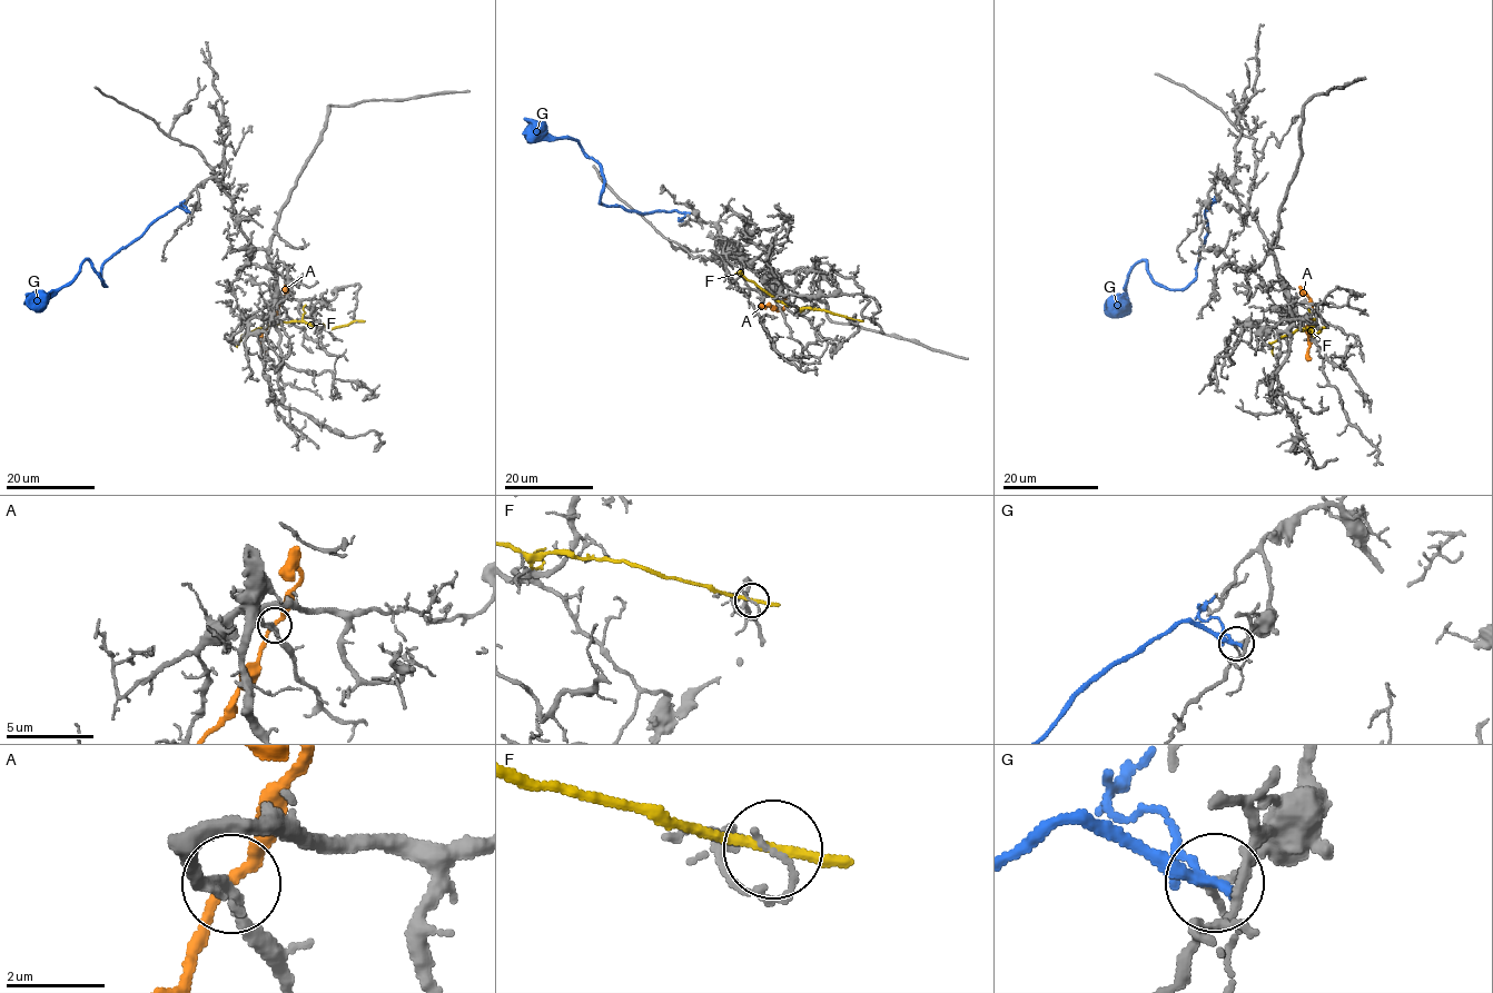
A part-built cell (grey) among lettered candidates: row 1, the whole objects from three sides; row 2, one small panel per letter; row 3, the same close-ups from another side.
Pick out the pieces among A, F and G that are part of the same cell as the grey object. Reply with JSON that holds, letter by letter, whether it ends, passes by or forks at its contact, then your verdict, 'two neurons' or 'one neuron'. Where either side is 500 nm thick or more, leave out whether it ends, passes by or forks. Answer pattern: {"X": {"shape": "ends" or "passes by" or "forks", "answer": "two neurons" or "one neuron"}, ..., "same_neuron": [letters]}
{"A": {"shape": "passes by", "answer": "two neurons"}, "F": {"shape": "passes by", "answer": "two neurons"}, "G": {"shape": "forks", "answer": "two neurons"}, "same_neuron": []}

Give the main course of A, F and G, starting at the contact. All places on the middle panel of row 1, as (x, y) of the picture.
A: (779, 310), (770, 306), (760, 307), (765, 309)
F: (856, 320), (777, 301), (740, 271), (735, 275)
G: (689, 212), (638, 212), (605, 206), (600, 202), (603, 175), (597, 162), (576, 141), (537, 131), (524, 118)

